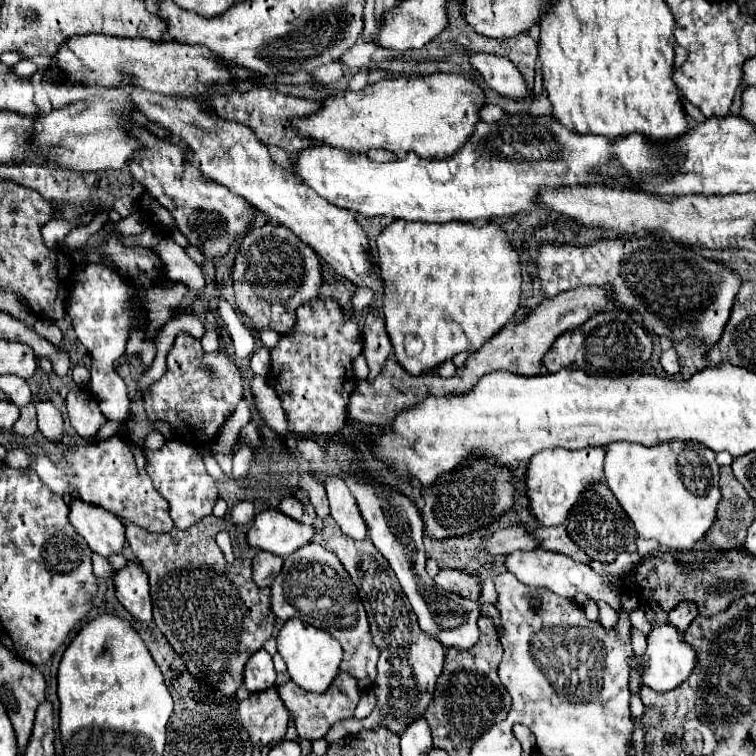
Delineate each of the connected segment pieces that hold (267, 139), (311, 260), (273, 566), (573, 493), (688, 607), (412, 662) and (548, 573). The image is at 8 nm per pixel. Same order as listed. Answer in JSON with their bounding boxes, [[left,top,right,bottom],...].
[[212,88,322,152],[232,222,322,334],[252,550,282,586],[526,448,604,526],[668,602,698,634],[322,518,444,734],[506,548,620,611]]

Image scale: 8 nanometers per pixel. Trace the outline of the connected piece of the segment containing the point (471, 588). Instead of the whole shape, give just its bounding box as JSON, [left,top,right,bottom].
[434,568,482,600]

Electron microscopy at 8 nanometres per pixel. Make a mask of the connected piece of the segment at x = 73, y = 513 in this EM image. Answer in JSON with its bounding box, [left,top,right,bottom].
[68,498,126,556]

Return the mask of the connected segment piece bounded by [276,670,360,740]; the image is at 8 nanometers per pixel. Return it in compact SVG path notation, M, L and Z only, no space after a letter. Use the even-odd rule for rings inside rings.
M340 670L338 676L334 678L334 682L328 686L328 690L324 694L304 694L302 696L302 688L298 688L292 680L280 682L276 684L276 692L280 696L280 700L284 702L284 706L290 710L290 714L296 720L296 728L298 728L298 736L300 738L308 738L308 740L318 740L324 738L328 734L328 730L332 728L332 724L336 724L342 718L352 718L354 716L354 708L358 704L360 698L360 690L356 686L356 680Z

